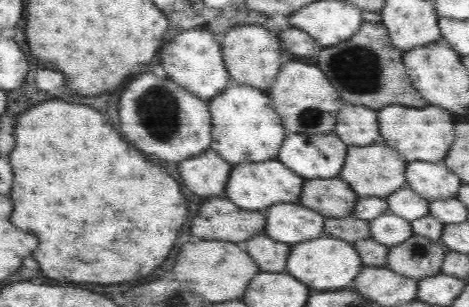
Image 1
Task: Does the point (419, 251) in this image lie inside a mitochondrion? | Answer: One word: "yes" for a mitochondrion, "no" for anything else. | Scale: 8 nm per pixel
yes

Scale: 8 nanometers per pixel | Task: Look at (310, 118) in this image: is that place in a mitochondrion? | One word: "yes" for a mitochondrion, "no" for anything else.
yes

